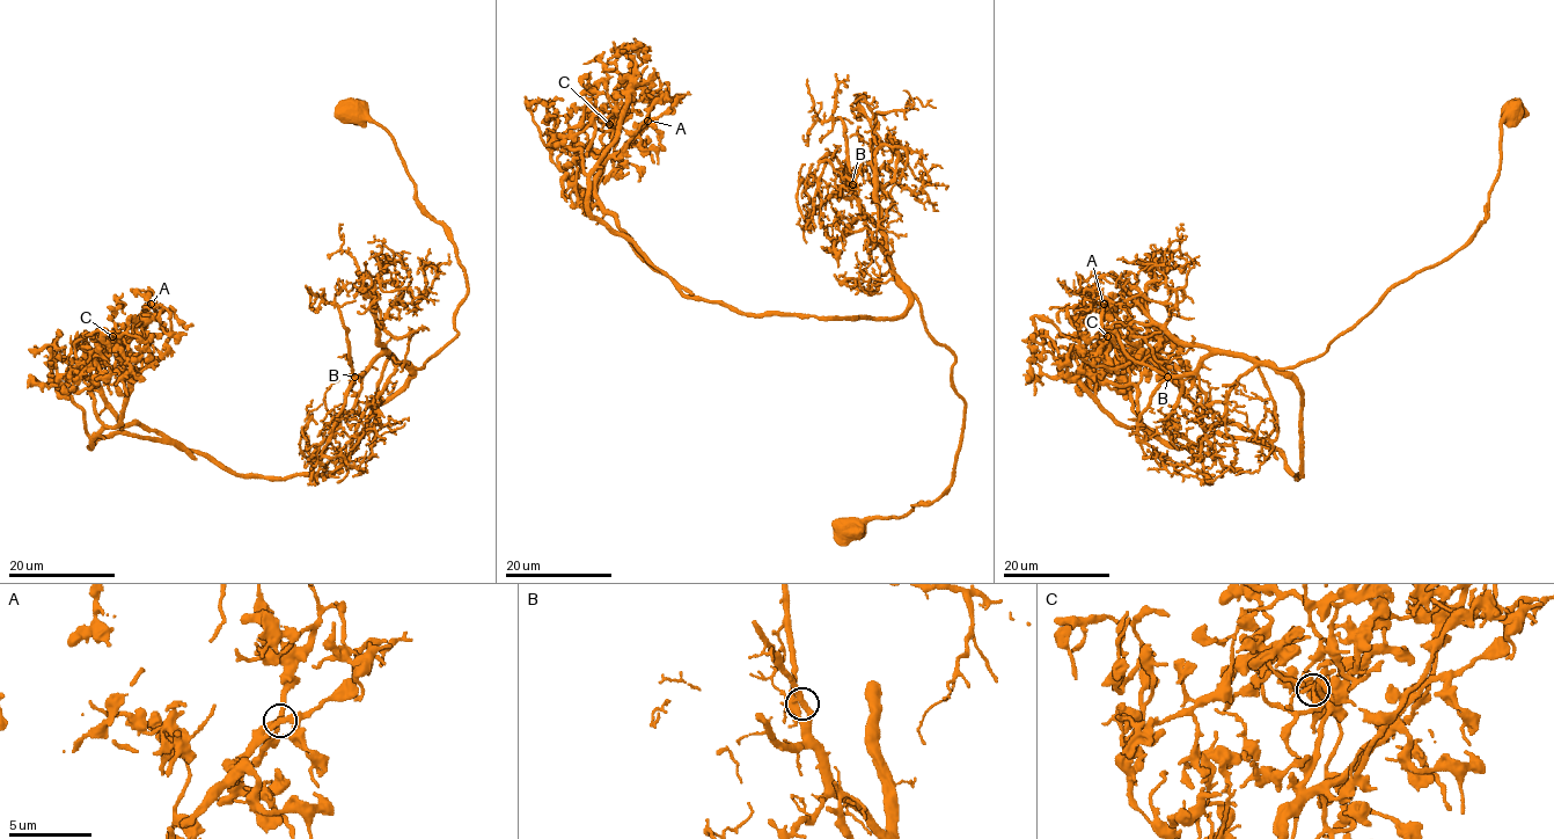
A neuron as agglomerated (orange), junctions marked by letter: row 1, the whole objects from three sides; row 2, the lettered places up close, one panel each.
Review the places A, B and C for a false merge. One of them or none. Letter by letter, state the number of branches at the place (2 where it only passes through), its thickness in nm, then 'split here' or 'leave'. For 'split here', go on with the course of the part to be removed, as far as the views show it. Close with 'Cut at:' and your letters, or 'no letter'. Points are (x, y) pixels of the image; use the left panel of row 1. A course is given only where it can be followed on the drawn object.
A: 3 branches meet; 320 nm thick; leave
B: 3 branches meet; 280 nm thick; leave
C: 3 branches meet; 280 nm thick; split here; foreign part runs (111, 336), (117, 337), (103, 358), (97, 385), (112, 415), (121, 425), (144, 424), (170, 438), (196, 459)
Cut at: C

